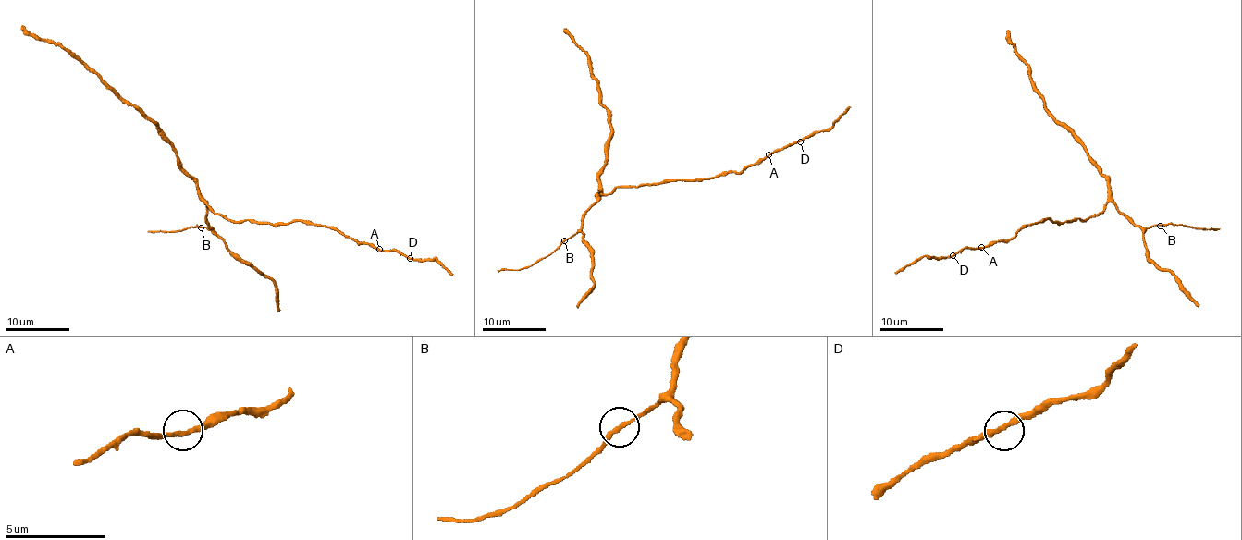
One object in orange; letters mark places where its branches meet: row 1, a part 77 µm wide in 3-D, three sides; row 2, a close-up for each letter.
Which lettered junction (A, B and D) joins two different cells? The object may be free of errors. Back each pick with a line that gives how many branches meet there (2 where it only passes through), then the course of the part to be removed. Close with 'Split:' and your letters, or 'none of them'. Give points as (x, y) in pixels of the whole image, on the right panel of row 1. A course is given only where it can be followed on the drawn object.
Split: none of them

